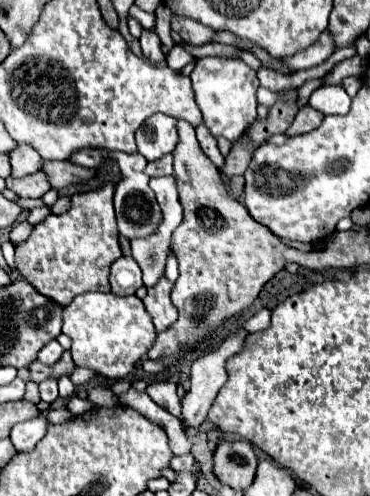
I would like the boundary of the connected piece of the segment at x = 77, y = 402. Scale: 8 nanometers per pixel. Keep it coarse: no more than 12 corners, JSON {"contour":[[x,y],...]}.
{"contour":[[76,395],[66,407],[73,416],[82,415],[92,409],[87,399]]}

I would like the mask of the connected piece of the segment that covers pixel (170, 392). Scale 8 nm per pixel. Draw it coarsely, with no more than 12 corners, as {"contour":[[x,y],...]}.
{"contour":[[176,383],[148,385],[146,393],[156,405],[180,417]]}

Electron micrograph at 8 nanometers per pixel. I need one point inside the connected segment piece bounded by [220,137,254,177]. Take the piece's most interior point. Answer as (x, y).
(237, 160)

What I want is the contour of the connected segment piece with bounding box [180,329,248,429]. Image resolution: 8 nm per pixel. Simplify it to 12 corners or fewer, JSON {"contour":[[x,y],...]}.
{"contour":[[244,329],[216,351],[198,357],[190,369],[190,389],[182,399],[184,429],[206,419],[232,355],[242,351]]}

